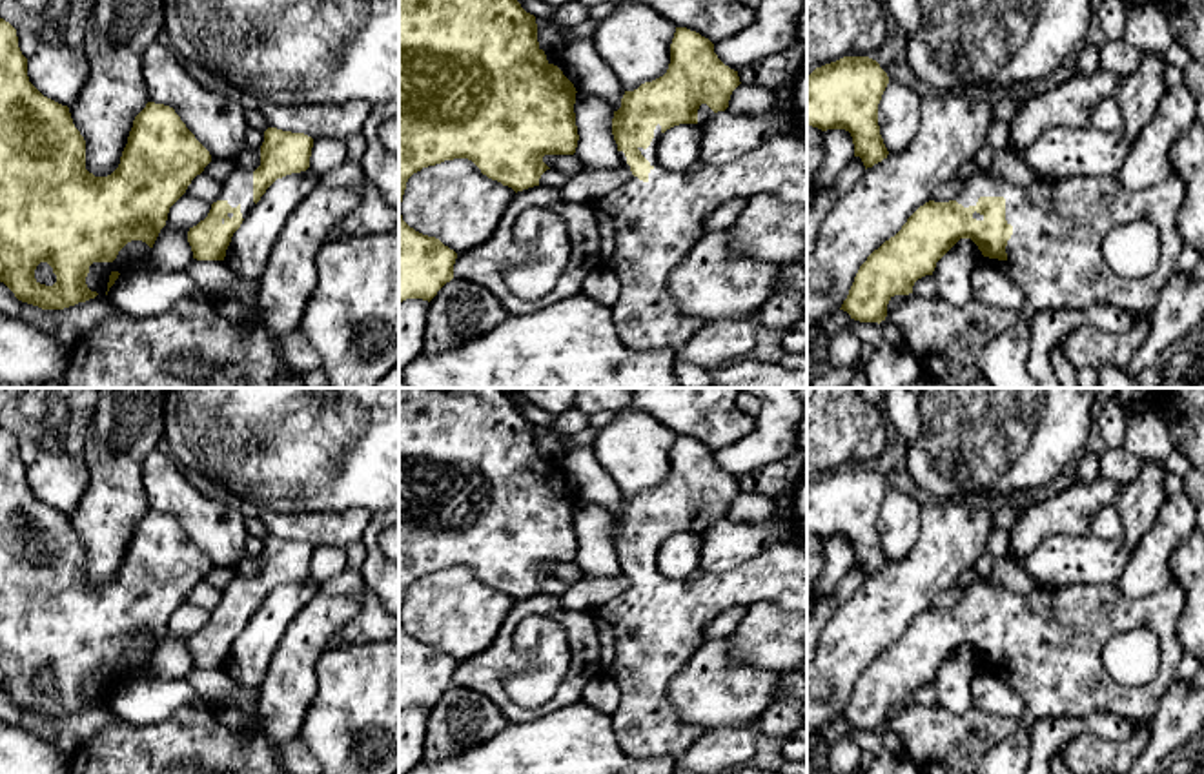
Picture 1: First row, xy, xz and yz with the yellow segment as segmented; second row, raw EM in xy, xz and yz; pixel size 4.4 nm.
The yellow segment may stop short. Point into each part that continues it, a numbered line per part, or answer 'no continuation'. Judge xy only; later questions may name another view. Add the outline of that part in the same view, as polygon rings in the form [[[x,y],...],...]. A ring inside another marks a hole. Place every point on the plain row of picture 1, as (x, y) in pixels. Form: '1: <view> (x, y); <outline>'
1: xy (237, 596); [[[237,572],[231,583],[220,594],[222,597],[217,608],[226,608],[231,616],[239,614],[242,626],[246,626],[255,614],[253,579]]]

